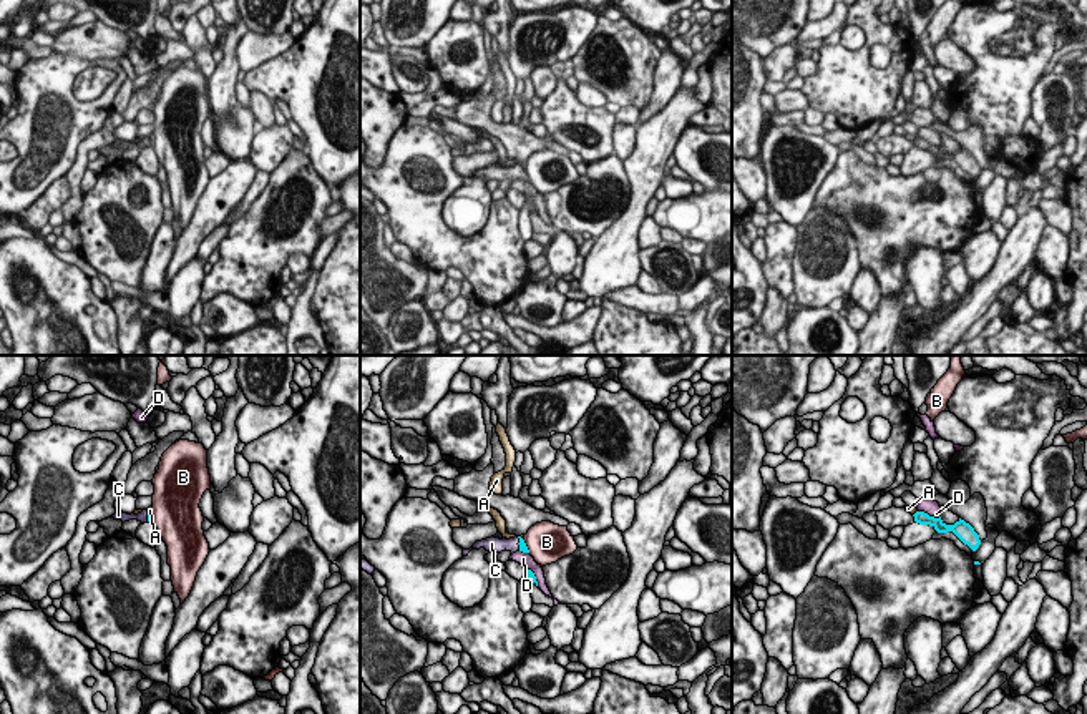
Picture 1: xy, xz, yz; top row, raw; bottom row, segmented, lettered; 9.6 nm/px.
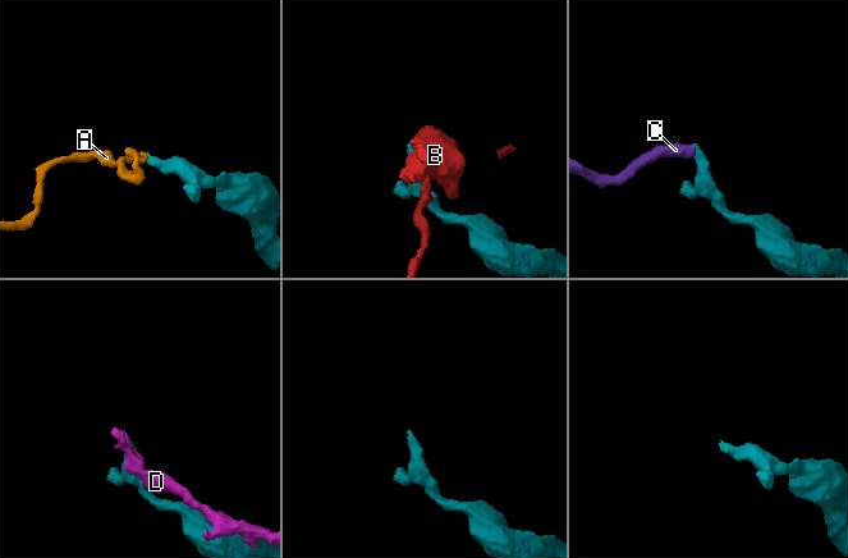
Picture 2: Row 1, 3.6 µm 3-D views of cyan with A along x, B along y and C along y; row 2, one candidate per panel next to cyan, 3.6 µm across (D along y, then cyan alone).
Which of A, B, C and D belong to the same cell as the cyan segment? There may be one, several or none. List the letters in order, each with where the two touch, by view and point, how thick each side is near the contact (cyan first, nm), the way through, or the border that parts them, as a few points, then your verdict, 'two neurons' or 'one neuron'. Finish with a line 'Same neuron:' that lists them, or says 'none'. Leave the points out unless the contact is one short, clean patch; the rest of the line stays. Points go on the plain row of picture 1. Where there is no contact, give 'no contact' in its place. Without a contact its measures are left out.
A: meets cyan in yz at (915, 141); 130 nm thick on the cyan side, 60 nm on the other; border along yz (916, 138), (913, 143); two neurons
B: meets cyan in xz at (525, 173); 70 nm thick on the cyan side, 380 nm on the other; border along xz (521, 166), (530, 180); two neurons
C: meets cyan in xz at (518, 171); 70 nm thick on the cyan side, 130 nm on the other; runs through xz (521, 171), (518, 171), (493, 171); one neuron
D: meets cyan in yz at (928, 143); 130 nm thick on the cyan side, 140 nm on the other; two neurons
Same neuron: C

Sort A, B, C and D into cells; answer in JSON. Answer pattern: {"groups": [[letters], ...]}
{"groups": [["A", "D"], ["B"], ["C"]]}

